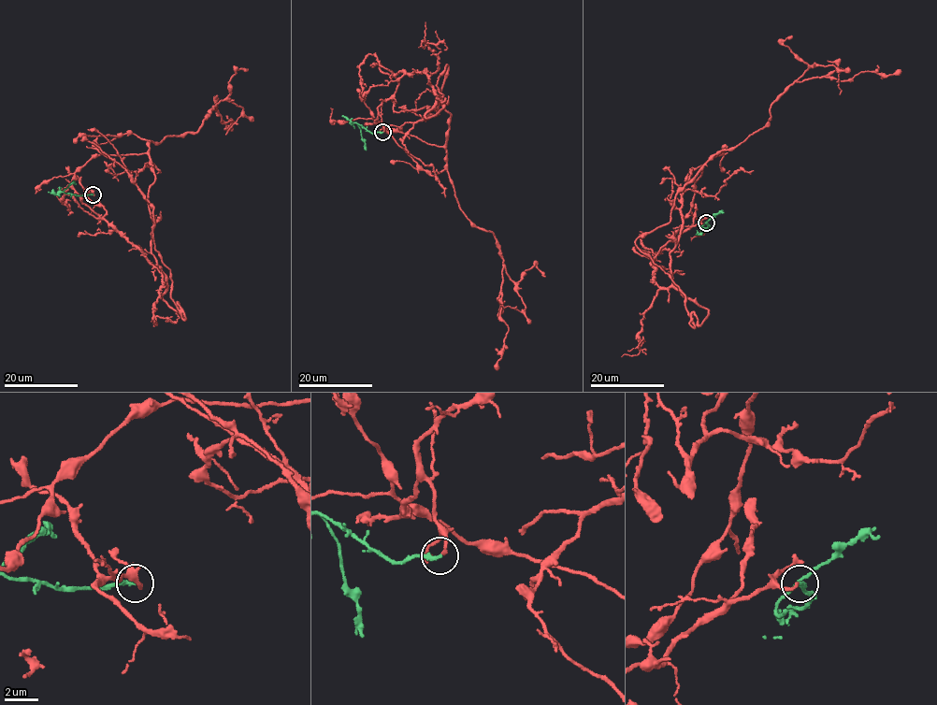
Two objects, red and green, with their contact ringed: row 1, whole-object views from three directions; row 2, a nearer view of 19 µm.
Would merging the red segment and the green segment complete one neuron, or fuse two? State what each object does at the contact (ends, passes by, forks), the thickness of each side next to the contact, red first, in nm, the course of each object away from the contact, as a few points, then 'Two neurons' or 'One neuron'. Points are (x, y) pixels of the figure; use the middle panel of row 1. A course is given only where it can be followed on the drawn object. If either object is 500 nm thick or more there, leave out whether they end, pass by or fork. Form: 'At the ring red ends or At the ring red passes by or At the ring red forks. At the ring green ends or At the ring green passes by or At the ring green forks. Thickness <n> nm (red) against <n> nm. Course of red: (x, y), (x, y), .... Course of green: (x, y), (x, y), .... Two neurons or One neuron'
At the ring red ends. At the ring green ends. Thickness 180 nm (red) against 240 nm. Course of red: (382, 132), (396, 75), (427, 76), (427, 118), (447, 64), (450, 182), (503, 264), (496, 370). Course of green: (382, 132), (371, 133), (356, 123), (366, 151). One neuron

